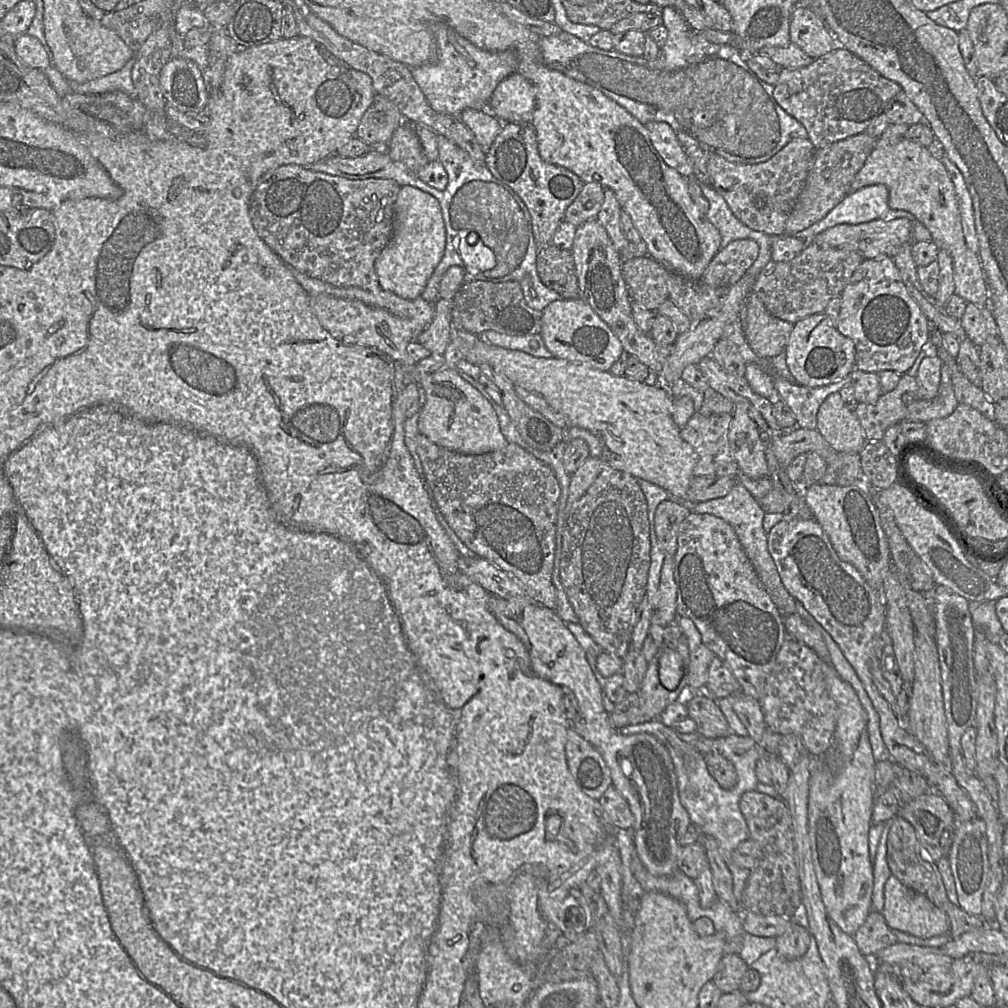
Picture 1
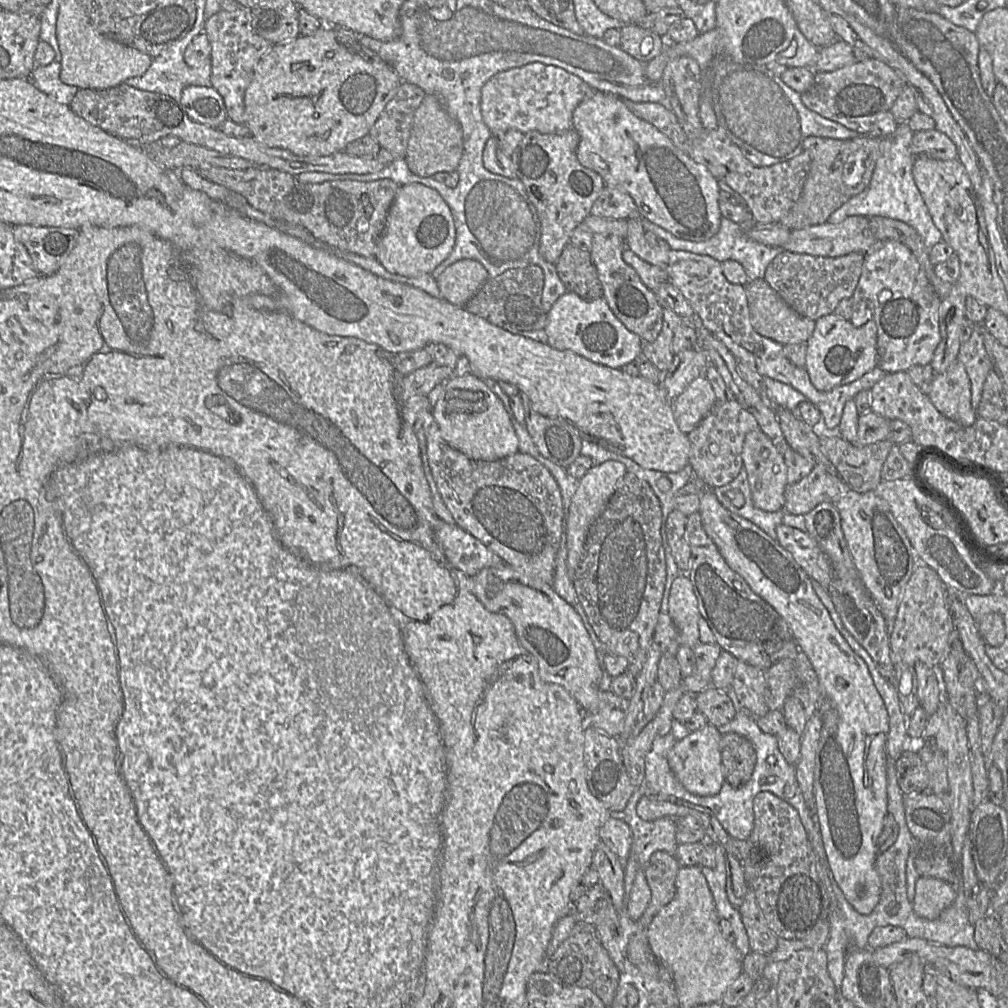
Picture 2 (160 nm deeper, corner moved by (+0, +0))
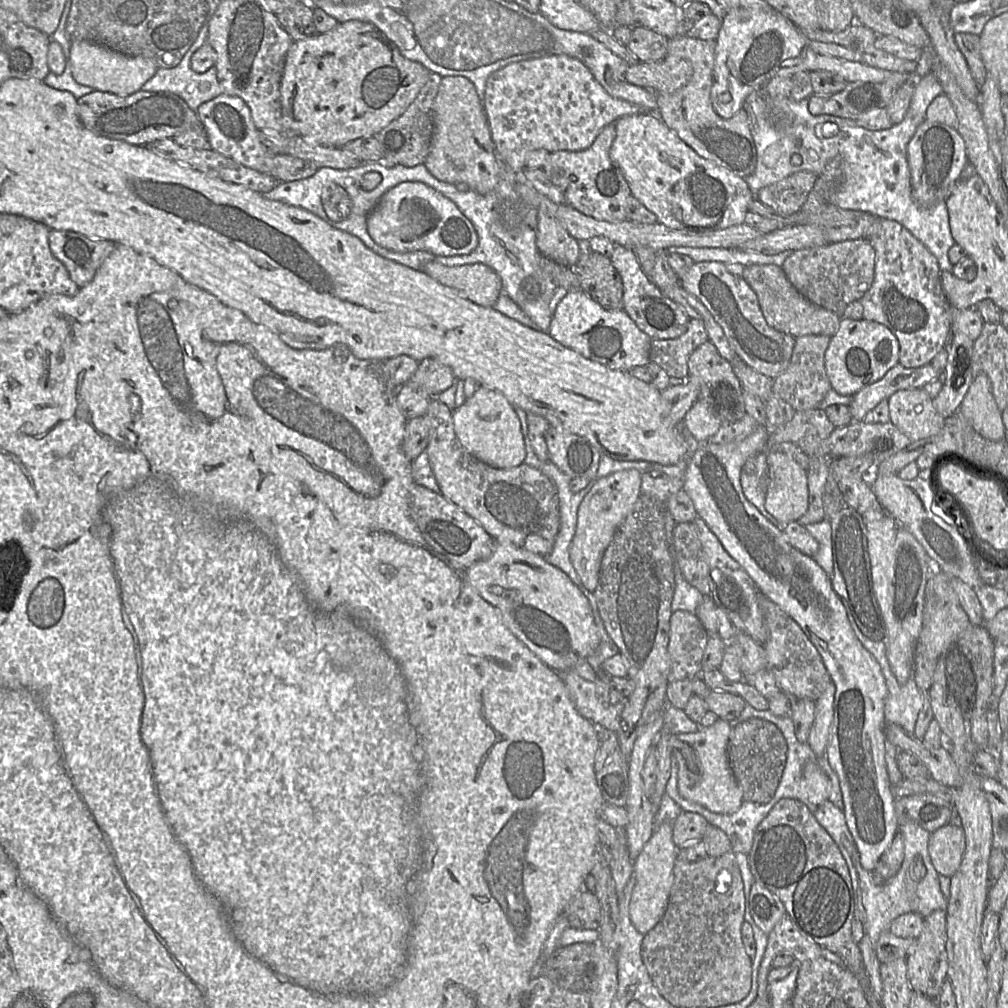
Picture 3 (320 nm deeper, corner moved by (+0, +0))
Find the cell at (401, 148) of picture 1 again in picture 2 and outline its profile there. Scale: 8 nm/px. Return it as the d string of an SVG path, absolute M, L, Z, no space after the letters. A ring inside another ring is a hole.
M426 95L413 117L411 135L404 160L420 177L432 177L438 172L457 171L463 154L463 132L459 123L446 111L435 95Z

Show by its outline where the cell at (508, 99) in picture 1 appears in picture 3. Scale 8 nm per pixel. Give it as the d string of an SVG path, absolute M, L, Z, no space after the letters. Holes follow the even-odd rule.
M567 55L519 61L496 71L487 81L484 108L497 156L516 173L525 168L526 157L532 151L585 150L609 124L623 116L645 112L638 105L608 94L582 61Z

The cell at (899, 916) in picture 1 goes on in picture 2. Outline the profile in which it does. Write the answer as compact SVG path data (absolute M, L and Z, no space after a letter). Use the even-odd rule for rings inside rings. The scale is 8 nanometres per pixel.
M919 877L915 882L912 907L919 917L934 920L948 908L955 898L954 887L933 877Z

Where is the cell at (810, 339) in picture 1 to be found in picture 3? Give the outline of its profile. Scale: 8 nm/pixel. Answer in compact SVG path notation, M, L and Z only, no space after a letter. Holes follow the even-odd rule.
M842 317L837 332L825 352L825 369L831 389L840 395L853 396L862 388L880 380L899 362L899 342L892 331L875 321Z

